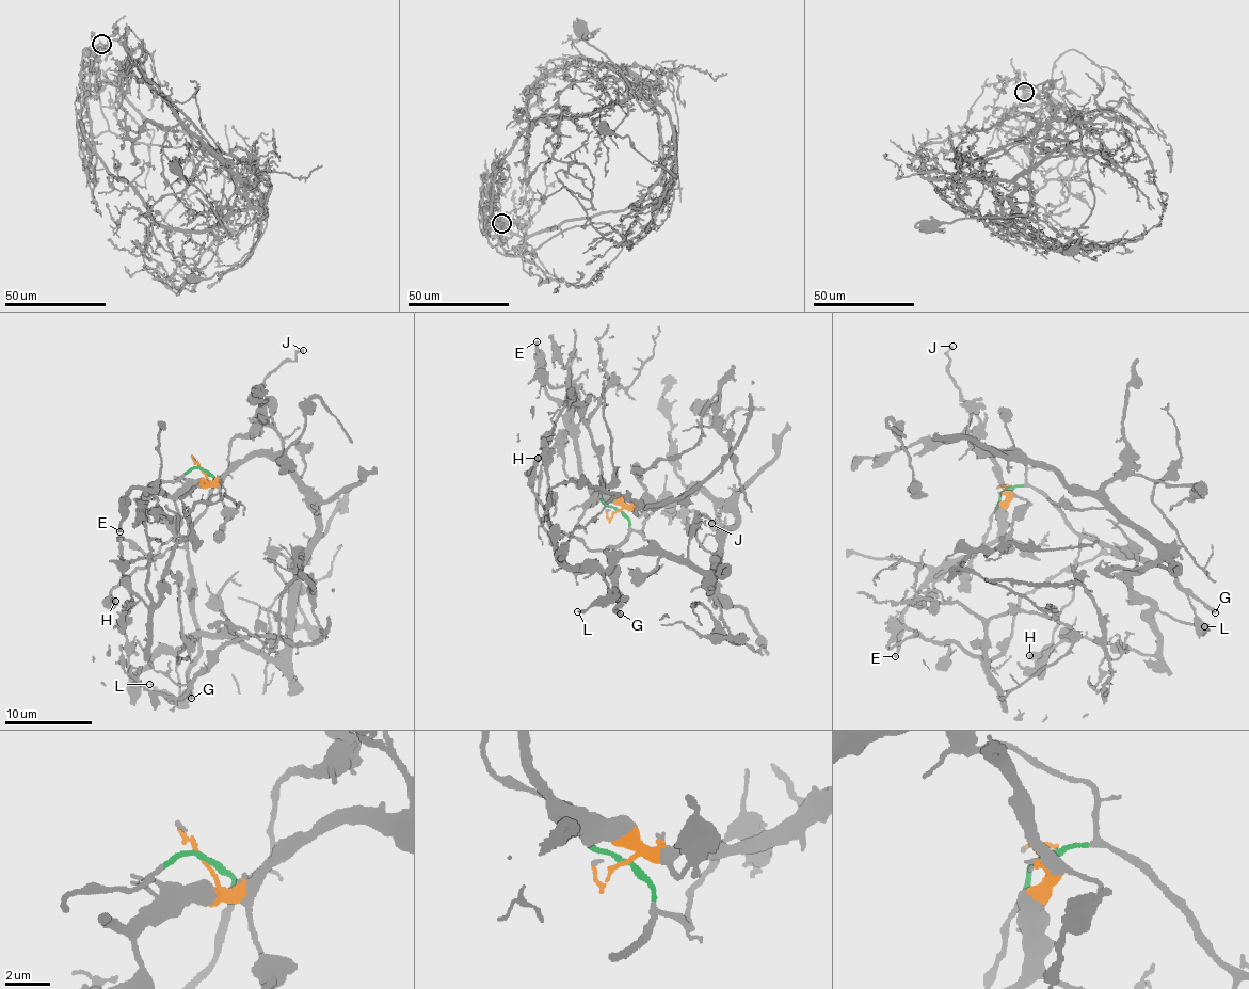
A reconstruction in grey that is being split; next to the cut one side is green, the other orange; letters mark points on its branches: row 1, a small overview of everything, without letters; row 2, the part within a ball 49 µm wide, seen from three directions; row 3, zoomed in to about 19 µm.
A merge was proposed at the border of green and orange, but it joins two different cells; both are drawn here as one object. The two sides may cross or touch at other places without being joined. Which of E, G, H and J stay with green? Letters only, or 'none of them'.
G, H, J

